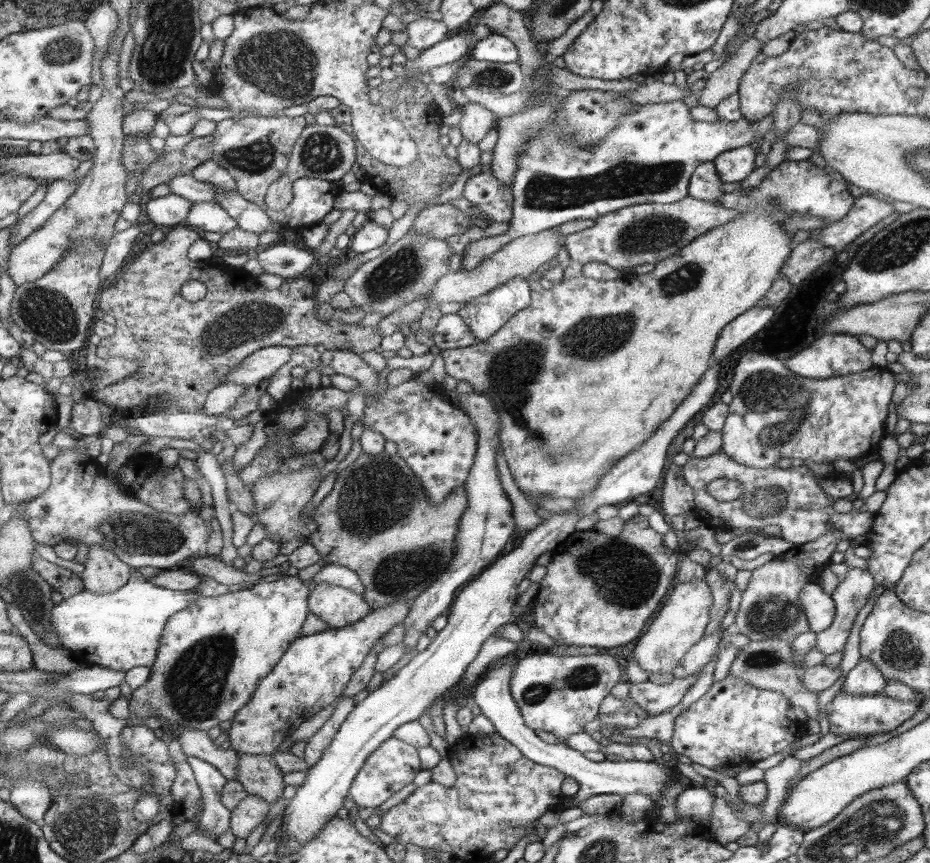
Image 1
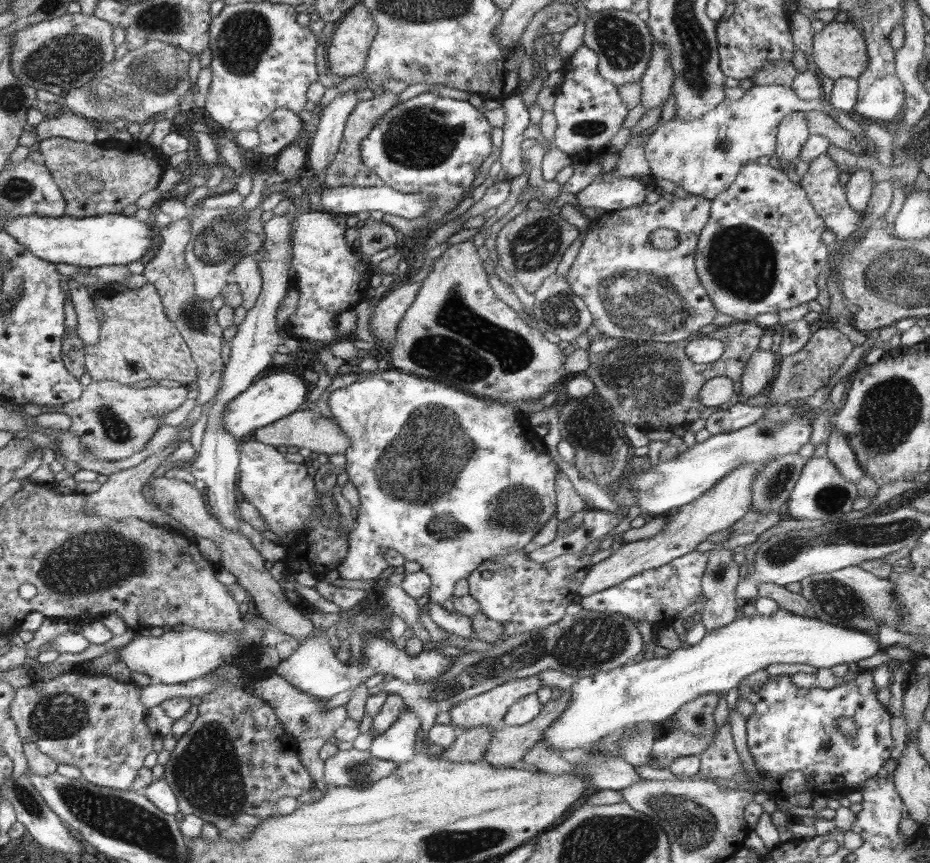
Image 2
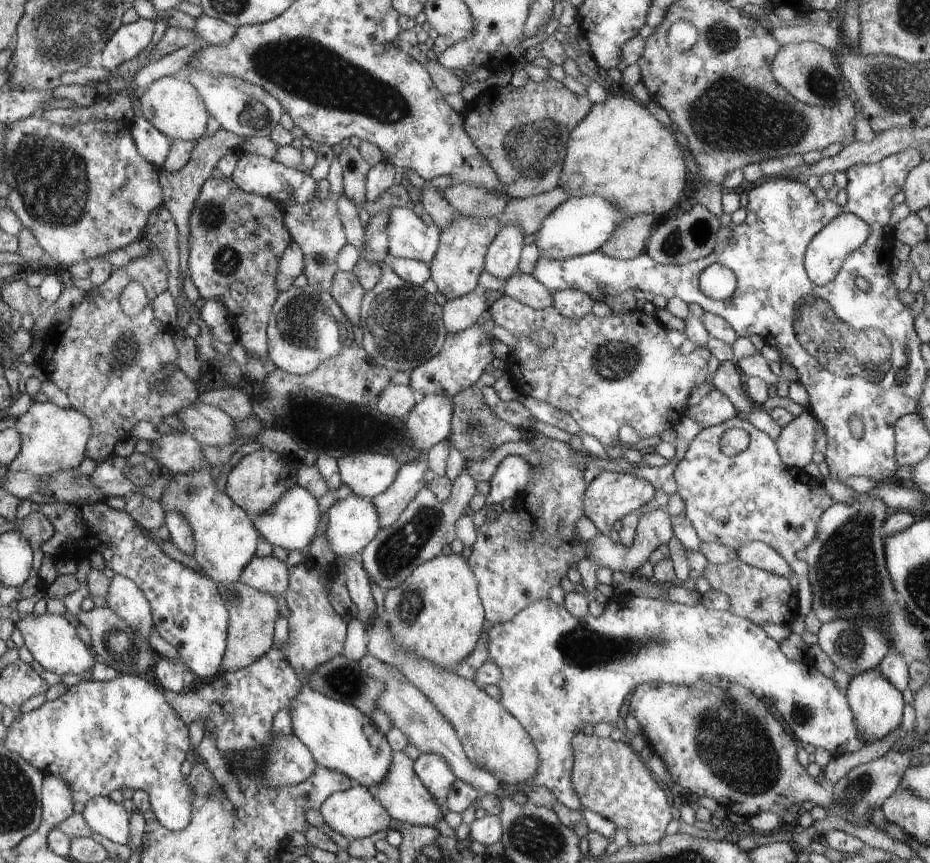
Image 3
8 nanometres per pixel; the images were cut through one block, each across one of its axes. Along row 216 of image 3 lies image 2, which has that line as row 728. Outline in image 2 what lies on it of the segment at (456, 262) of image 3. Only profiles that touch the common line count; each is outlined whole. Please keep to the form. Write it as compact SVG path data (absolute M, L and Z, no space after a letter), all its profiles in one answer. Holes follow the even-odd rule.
M534 675L512 679L482 694L455 704L447 714L455 728L491 726L500 729L510 708L542 686L542 677Z

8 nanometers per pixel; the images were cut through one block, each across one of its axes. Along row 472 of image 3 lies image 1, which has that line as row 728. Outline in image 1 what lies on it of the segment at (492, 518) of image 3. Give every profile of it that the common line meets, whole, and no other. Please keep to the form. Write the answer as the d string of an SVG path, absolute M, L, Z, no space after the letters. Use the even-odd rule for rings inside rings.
M513 654L506 657L500 657L493 660L483 676L474 686L472 693L473 699L480 707L481 713L492 722L495 732L503 736L507 741L516 745L524 756L538 764L548 765L564 772L565 776L578 782L579 792L574 796L578 800L586 800L592 795L597 794L619 794L625 797L630 794L661 794L663 790L672 790L679 778L684 778L674 765L660 764L646 761L631 761L621 759L619 761L610 761L604 759L596 762L584 757L580 751L572 749L568 745L560 743L550 744L542 741L535 730L526 726L522 713L517 702L512 698L510 690L510 681L515 668Z

